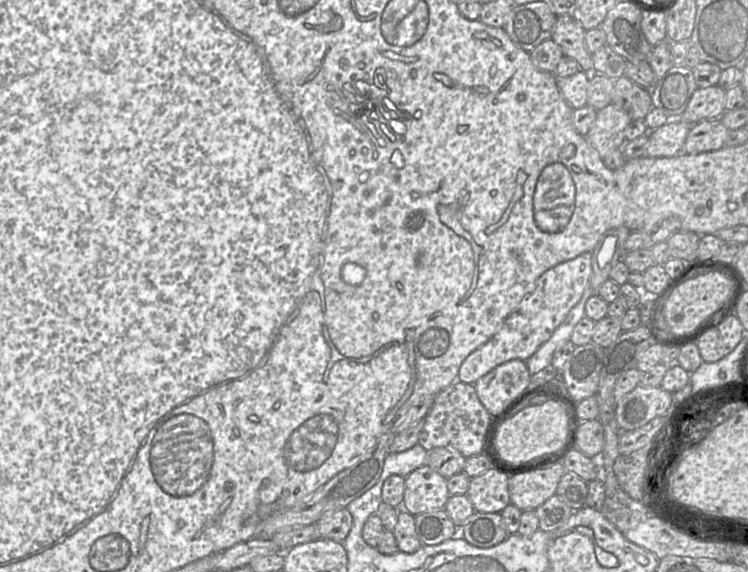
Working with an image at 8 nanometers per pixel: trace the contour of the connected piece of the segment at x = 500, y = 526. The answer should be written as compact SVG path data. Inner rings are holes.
M475 511L467 522L458 529L462 538L480 548L495 546L509 535L500 513Z

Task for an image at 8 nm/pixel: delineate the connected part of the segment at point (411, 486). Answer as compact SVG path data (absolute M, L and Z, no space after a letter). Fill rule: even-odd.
M423 465L405 477L402 509L416 516L442 509L449 499L447 479L428 465Z

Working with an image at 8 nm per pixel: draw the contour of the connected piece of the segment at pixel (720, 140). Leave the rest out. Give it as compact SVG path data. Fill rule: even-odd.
M720 119L703 120L691 126L684 152L698 154L719 150L725 146L729 130Z

